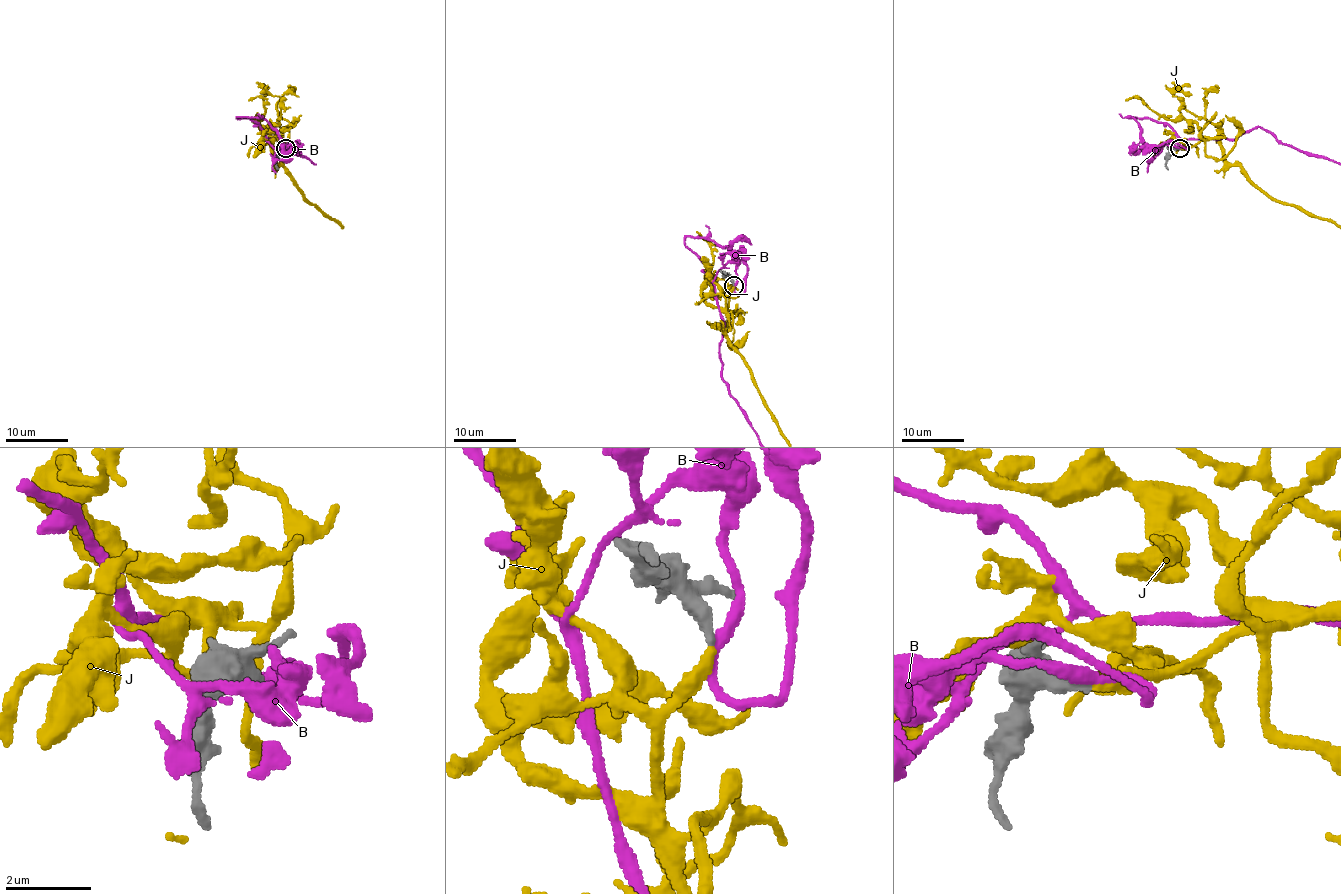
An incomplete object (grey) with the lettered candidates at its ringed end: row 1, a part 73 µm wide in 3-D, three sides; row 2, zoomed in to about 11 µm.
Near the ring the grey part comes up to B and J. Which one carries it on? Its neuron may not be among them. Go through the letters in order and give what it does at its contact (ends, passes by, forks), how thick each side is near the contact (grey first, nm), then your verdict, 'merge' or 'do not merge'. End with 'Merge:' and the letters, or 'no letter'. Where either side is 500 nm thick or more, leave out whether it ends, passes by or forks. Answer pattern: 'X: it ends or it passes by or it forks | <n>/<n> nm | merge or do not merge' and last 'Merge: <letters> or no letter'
B: it passes by | 400/240 nm | do not merge
J: it ends | 360/280 nm | merge
Merge: J

